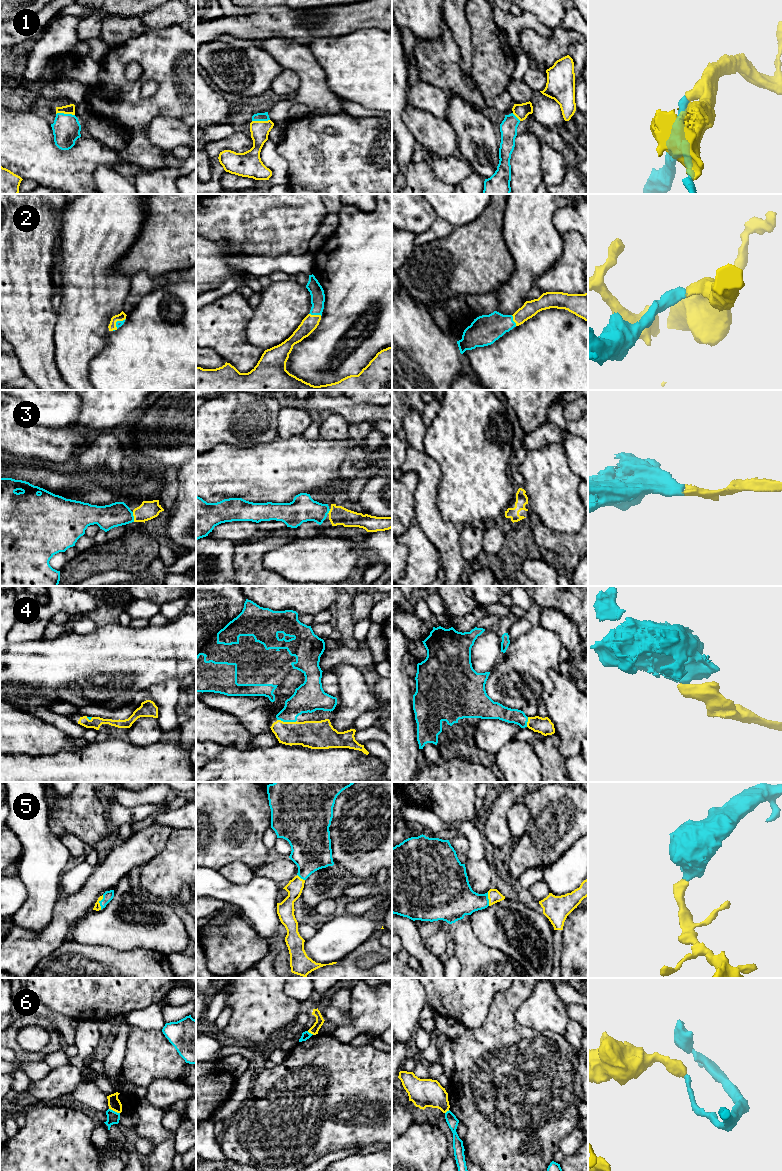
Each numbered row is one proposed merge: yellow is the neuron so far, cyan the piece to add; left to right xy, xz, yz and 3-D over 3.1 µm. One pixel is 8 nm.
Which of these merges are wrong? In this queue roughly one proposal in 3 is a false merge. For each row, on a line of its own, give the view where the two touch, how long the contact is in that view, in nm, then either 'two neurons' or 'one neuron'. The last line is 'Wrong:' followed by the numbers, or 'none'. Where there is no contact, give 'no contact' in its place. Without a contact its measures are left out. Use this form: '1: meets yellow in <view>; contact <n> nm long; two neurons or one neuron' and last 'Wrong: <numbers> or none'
1: meets yellow in xy; contact 150 nm long; one neuron
2: meets yellow in xz; contact 110 nm long; one neuron
3: meets yellow in xy; contact 80 nm long; one neuron
4: meets yellow in xz; contact 160 nm long; one neuron
5: meets yellow in xy; contact 120 nm long; one neuron
6: meets yellow in xy; contact 100 nm long; two neurons
Wrong: 6

